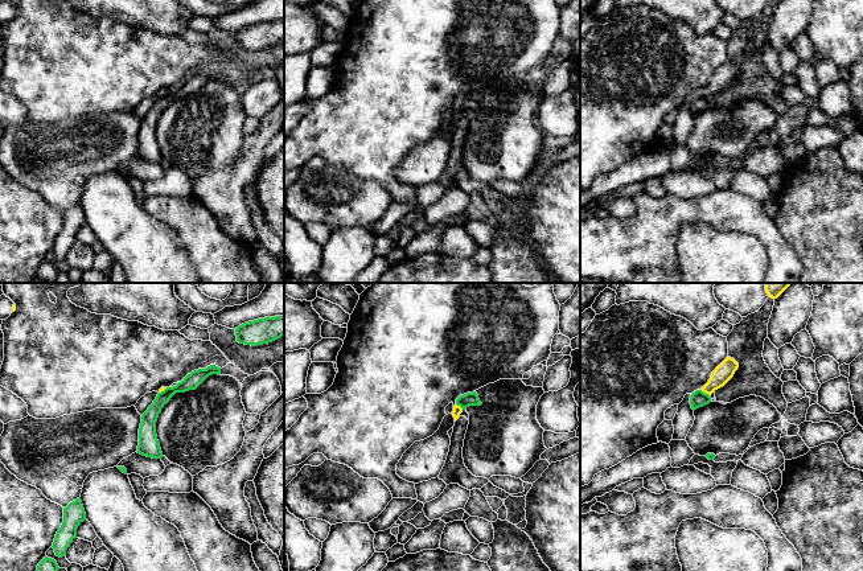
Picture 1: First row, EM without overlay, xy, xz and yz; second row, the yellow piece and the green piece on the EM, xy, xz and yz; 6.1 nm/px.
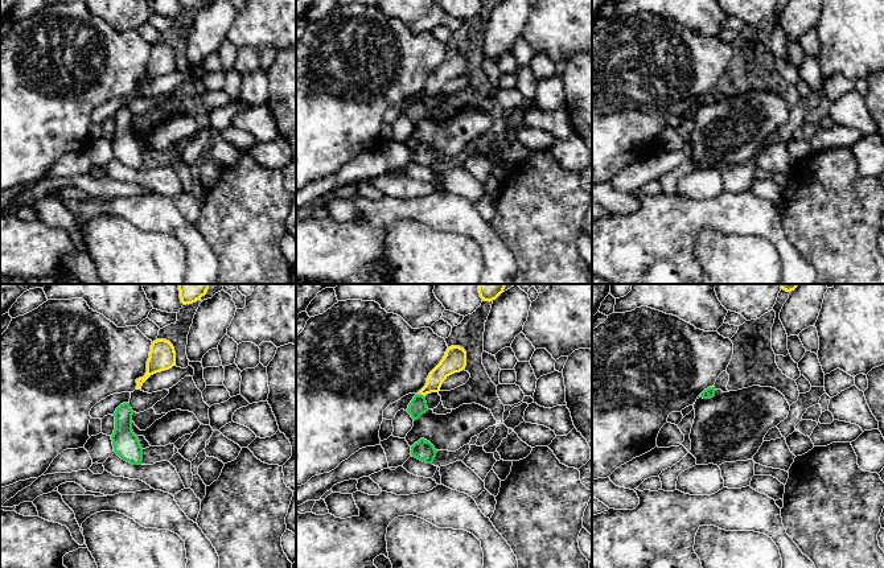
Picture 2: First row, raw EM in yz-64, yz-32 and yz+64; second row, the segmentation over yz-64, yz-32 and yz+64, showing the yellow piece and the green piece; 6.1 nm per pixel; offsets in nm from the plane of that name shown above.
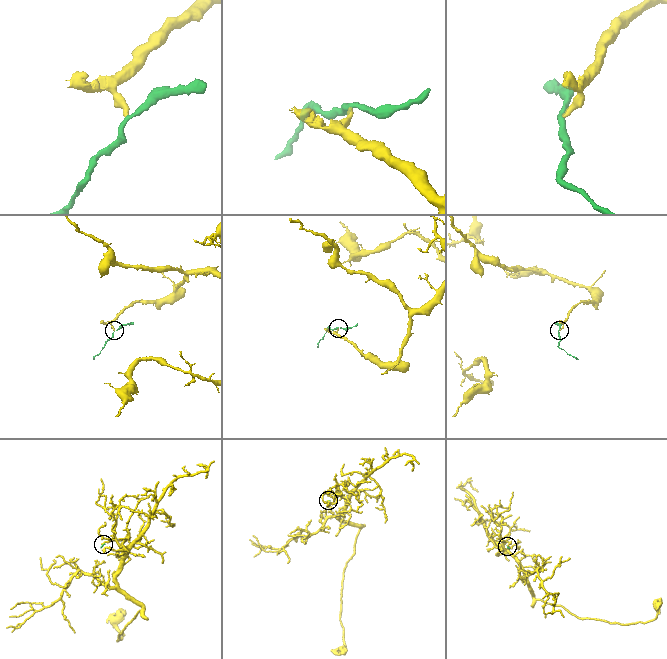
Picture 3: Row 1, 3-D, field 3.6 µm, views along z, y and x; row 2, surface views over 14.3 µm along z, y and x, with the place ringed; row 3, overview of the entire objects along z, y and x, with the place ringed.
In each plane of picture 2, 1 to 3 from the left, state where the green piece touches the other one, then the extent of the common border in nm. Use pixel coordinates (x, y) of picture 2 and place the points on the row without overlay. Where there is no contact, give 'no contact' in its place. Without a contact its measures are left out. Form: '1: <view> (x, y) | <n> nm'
1: no contact
2: no contact
3: no contact

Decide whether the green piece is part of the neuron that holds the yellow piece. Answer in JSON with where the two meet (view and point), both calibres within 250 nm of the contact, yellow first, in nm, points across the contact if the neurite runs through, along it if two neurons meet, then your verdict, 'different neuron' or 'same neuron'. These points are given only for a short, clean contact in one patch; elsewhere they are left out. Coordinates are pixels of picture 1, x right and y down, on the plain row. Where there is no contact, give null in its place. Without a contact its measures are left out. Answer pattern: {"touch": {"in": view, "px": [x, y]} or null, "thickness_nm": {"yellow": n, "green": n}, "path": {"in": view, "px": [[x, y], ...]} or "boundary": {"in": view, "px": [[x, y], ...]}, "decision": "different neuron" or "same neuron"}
{"touch": {"in": "yz", "px": [705, 95]}, "thickness_nm": {"yellow": 110, "green": 100}, "boundary": {"in": "yz", "px": [[701, 93], [709, 99]]}, "decision": "different neuron"}

